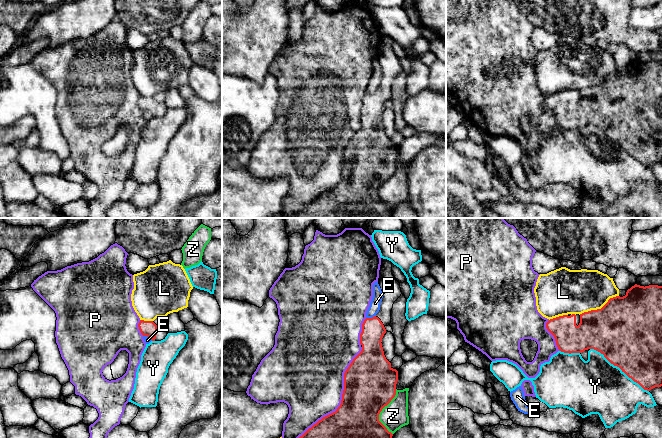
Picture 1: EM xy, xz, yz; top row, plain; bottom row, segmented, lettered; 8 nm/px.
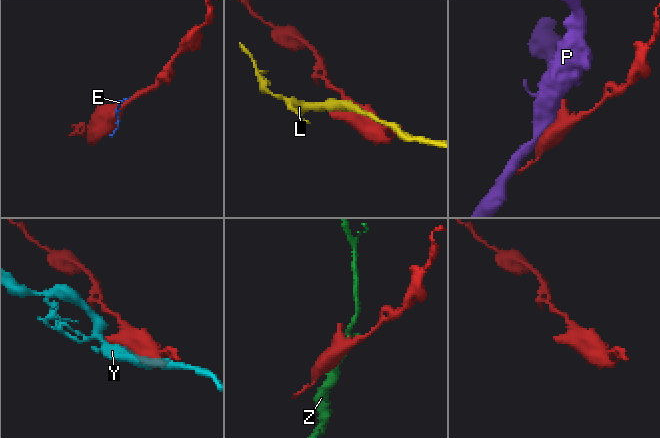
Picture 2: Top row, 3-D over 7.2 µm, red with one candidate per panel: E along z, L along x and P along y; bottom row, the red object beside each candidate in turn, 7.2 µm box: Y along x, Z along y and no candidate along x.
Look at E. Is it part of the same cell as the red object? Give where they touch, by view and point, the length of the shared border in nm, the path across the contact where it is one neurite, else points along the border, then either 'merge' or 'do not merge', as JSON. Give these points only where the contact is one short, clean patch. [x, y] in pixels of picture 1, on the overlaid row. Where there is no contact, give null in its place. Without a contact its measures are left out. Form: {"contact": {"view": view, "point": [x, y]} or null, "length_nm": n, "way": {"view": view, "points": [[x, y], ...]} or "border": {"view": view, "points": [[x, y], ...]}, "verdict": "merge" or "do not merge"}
{"contact": {"view": "xz", "point": [370, 318]}, "length_nm": 80, "border": {"view": "xz", "points": [[375, 315], [366, 318]]}, "verdict": "do not merge"}

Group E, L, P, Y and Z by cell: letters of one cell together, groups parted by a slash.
E L / P / Y / Z

